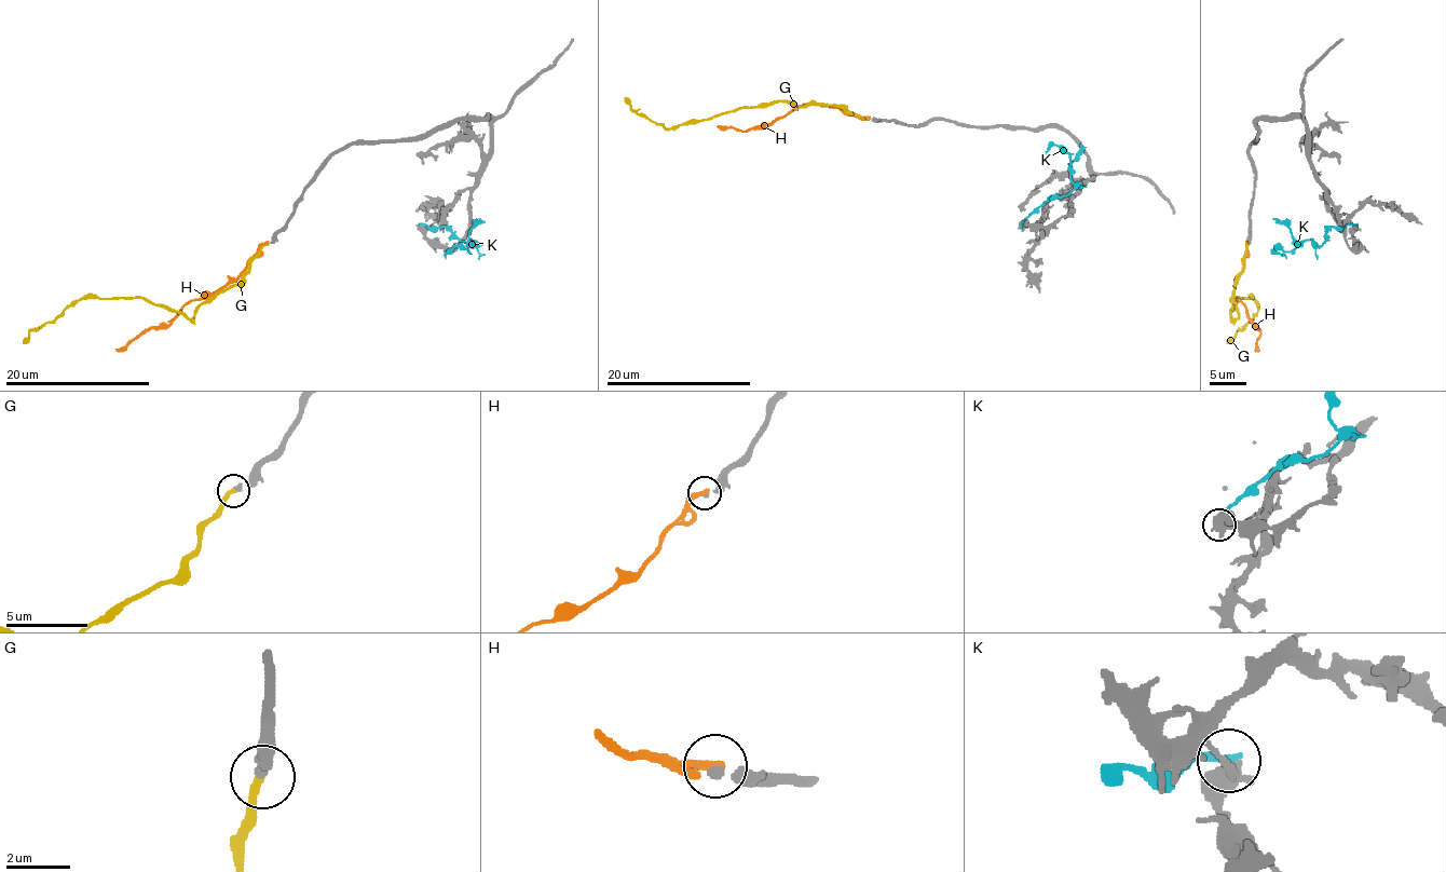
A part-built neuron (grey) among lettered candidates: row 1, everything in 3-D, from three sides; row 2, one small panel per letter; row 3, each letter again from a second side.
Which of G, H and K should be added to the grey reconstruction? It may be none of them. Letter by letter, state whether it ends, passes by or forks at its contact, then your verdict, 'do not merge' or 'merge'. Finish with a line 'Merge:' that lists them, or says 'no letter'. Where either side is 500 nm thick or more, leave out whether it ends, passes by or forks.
G: it ends; merge
H: it ends; do not merge
K: it ends; do not merge
Merge: G

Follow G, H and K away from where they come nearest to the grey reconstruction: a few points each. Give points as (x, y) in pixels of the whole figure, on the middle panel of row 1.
G: (867, 119), (837, 106), (792, 106), (778, 100), (664, 127), (642, 117), (624, 97)
H: (869, 117), (845, 114), (837, 108), (803, 104), (767, 125), (747, 131), (717, 125)
K: (1022, 226), (1046, 202), (1062, 198), (1075, 187), (1069, 154), (1053, 146), (1048, 157)

